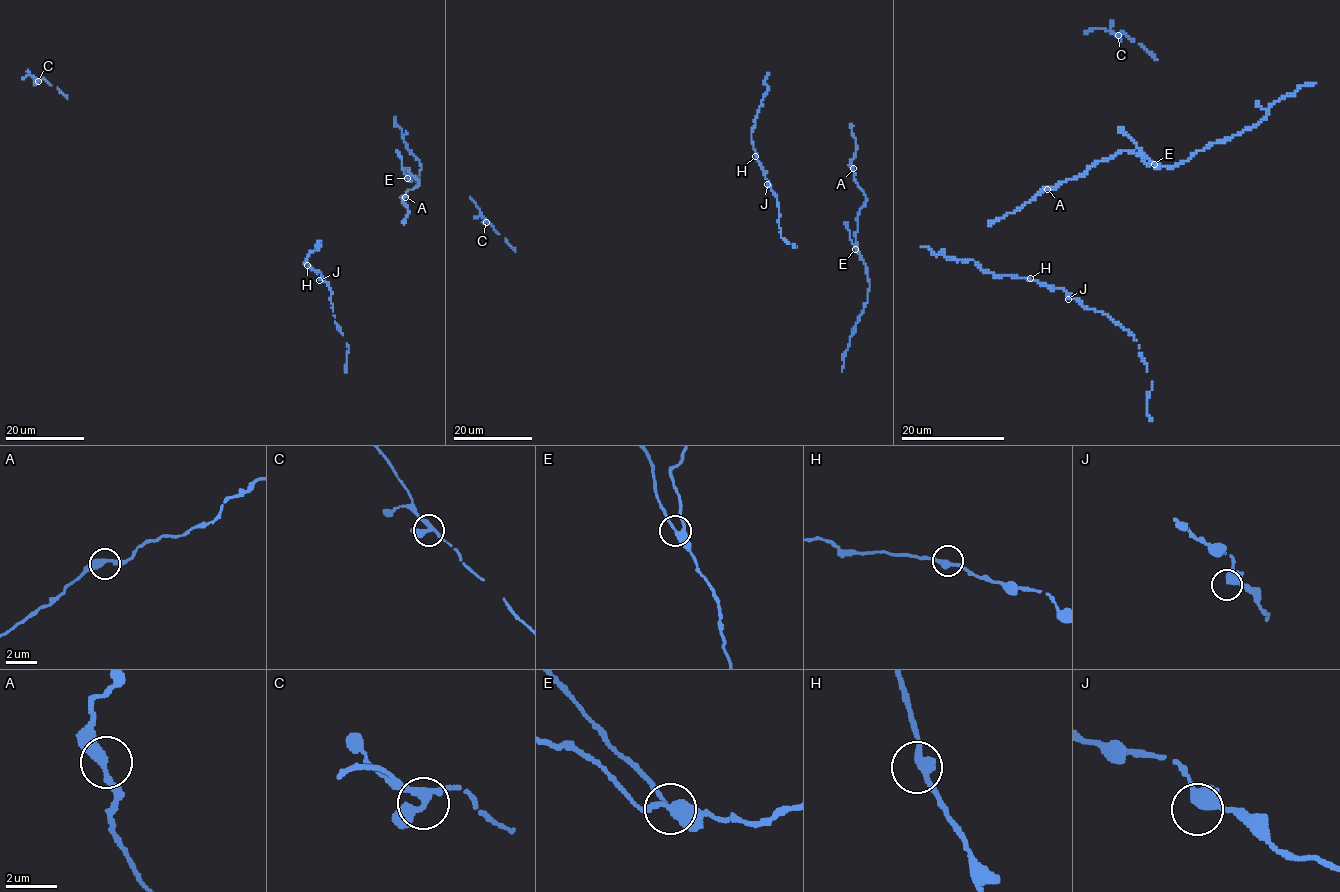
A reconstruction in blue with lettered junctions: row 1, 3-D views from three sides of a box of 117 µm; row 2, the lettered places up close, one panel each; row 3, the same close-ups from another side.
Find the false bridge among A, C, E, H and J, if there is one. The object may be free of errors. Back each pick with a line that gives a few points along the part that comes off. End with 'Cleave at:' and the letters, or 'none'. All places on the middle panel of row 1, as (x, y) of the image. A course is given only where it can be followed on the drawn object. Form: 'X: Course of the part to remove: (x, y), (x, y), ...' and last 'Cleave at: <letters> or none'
E: Course of the part to remove: (855, 249), (844, 222)
Cleave at: E

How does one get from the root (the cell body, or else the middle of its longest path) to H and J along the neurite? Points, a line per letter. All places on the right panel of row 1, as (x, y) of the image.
H: (950, 259), (973, 260), (982, 271), (1001, 276), (1030, 278)
J: (950, 259), (973, 260), (982, 271), (1030, 278), (1049, 287), (1059, 287), (1068, 299)

